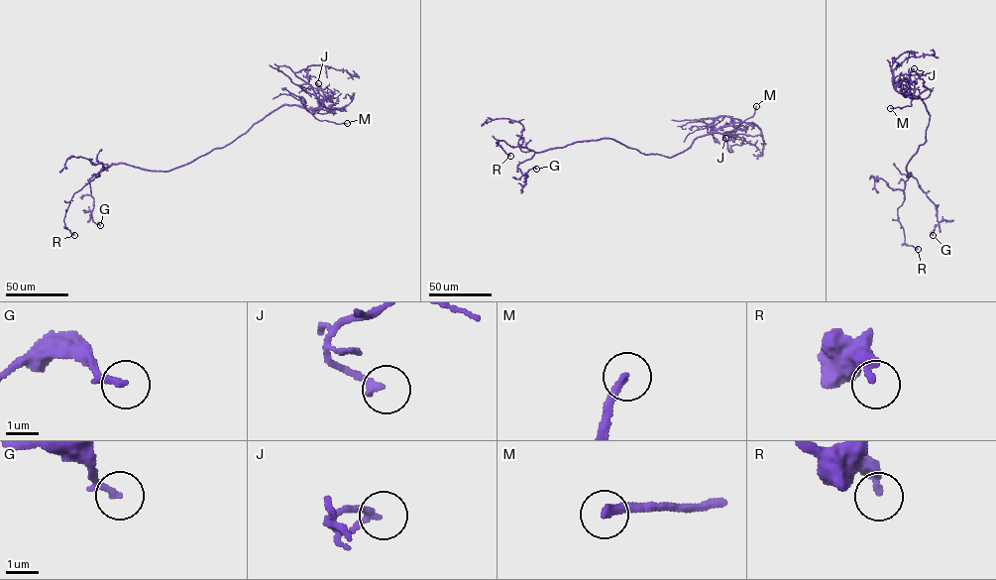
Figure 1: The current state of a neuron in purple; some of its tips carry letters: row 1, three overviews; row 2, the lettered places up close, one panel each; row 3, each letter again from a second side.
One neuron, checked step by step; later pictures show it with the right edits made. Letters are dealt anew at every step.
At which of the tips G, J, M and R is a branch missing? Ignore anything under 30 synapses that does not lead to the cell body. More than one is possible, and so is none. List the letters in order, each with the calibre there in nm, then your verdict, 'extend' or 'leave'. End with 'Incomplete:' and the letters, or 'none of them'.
G: 200 nm thick; leave
J: 220 nm thick; leave
M: 260 nm thick; extend
R: 320 nm thick; leave
Incomplete: M

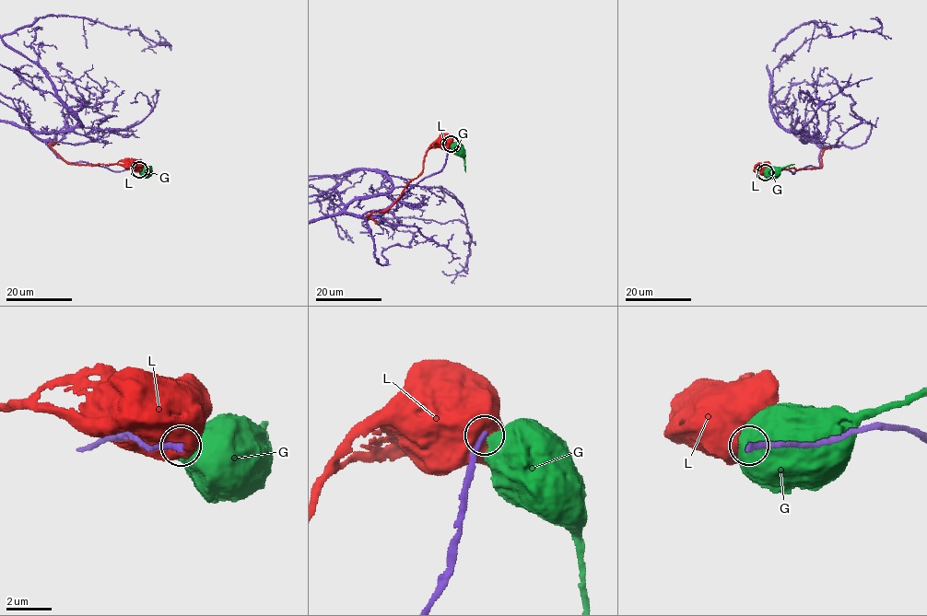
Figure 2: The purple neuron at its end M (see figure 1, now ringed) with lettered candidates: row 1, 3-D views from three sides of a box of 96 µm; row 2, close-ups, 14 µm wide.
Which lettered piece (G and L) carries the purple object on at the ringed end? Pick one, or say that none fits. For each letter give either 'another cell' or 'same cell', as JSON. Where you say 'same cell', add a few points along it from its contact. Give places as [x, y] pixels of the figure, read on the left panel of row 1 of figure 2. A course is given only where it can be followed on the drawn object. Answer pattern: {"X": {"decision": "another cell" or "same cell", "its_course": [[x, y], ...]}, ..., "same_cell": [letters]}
{"G": {"decision": "another cell"}, "L": {"decision": "another cell"}, "same_cell": []}

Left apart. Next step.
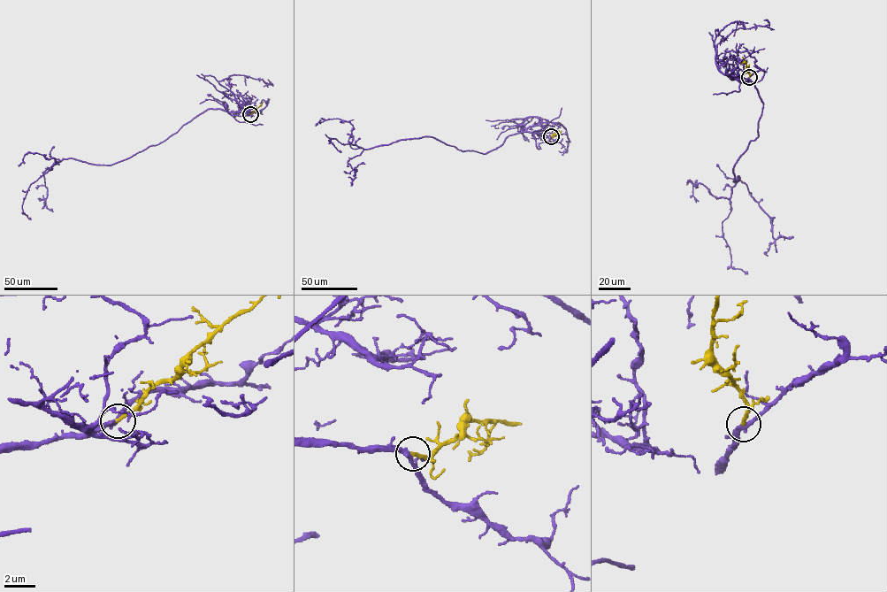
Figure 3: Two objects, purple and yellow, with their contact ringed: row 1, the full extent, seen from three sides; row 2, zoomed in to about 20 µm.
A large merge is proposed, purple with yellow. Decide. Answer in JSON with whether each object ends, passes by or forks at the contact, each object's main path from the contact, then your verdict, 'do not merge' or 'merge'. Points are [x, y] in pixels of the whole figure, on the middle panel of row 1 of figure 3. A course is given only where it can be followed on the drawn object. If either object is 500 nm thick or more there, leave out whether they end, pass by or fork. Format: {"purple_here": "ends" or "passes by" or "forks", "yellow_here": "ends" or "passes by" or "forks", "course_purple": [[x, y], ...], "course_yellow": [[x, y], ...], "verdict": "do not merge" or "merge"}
{"purple_here": "passes by", "yellow_here": "ends", "course_purple": [[550, 135], [519, 132], [485, 154], [427, 136], [363, 149], [351, 144], [349, 121], [316, 124]], "course_yellow": [[551, 136], [562, 131]], "verdict": "merge"}

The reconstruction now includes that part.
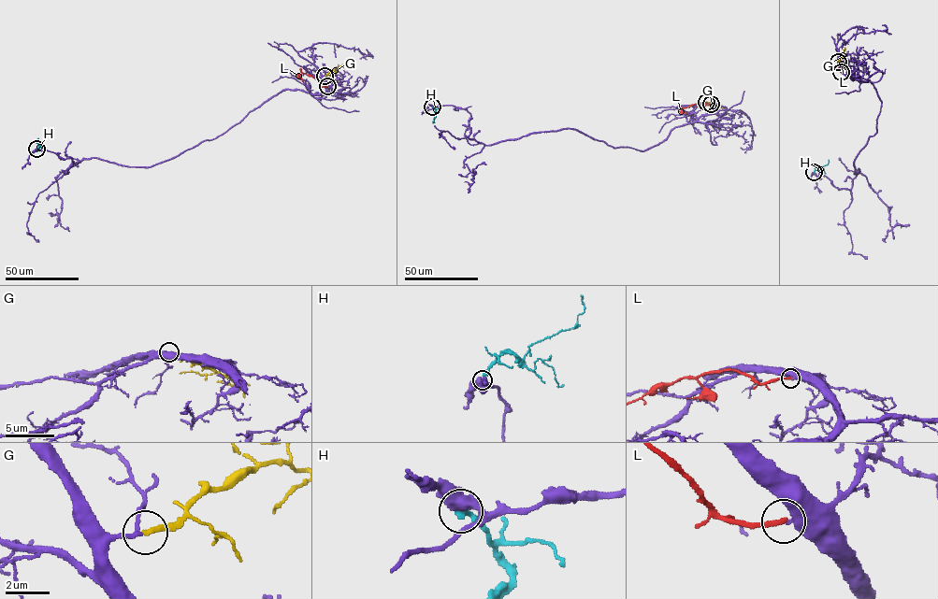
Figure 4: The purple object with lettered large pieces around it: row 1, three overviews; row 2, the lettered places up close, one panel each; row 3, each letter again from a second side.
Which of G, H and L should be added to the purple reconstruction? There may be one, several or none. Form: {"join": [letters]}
{"join": ["G"]}

